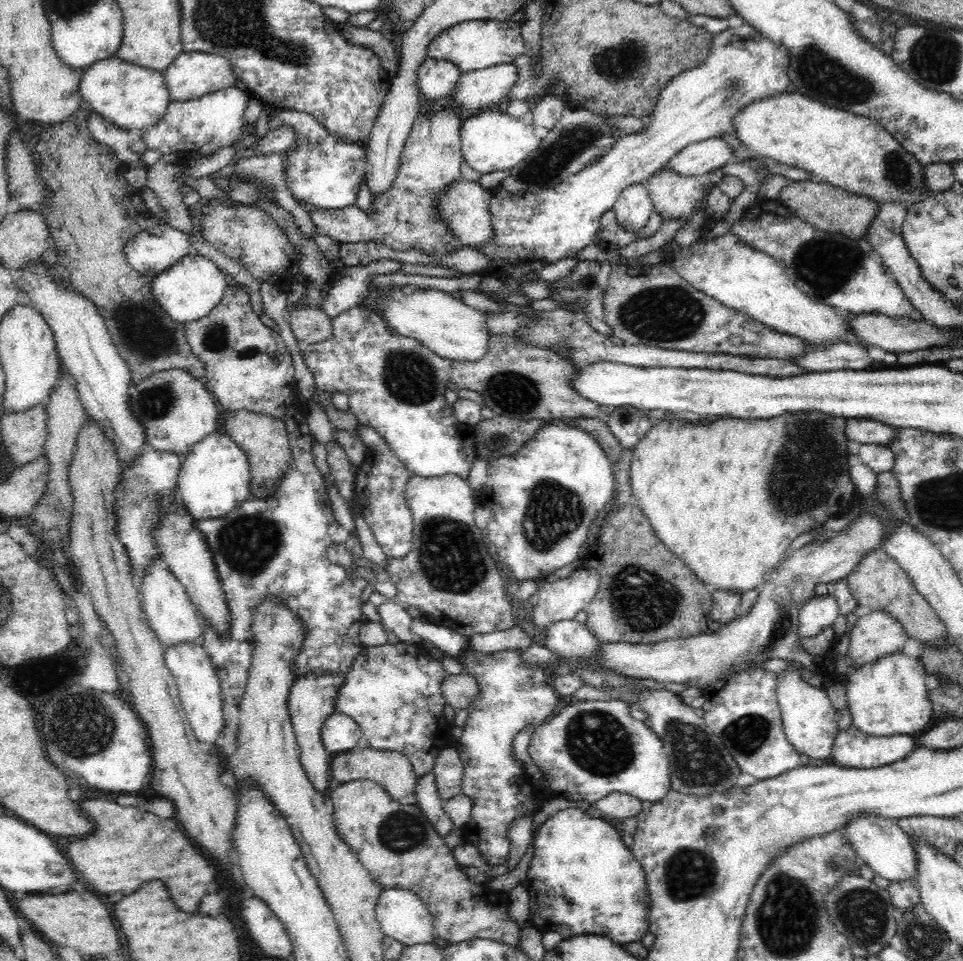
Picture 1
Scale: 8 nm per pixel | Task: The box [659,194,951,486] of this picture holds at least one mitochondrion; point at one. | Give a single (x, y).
(830, 264)

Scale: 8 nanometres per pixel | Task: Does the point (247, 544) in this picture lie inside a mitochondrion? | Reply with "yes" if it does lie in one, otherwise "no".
yes

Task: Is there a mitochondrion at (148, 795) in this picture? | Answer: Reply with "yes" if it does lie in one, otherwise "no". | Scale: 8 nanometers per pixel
no

